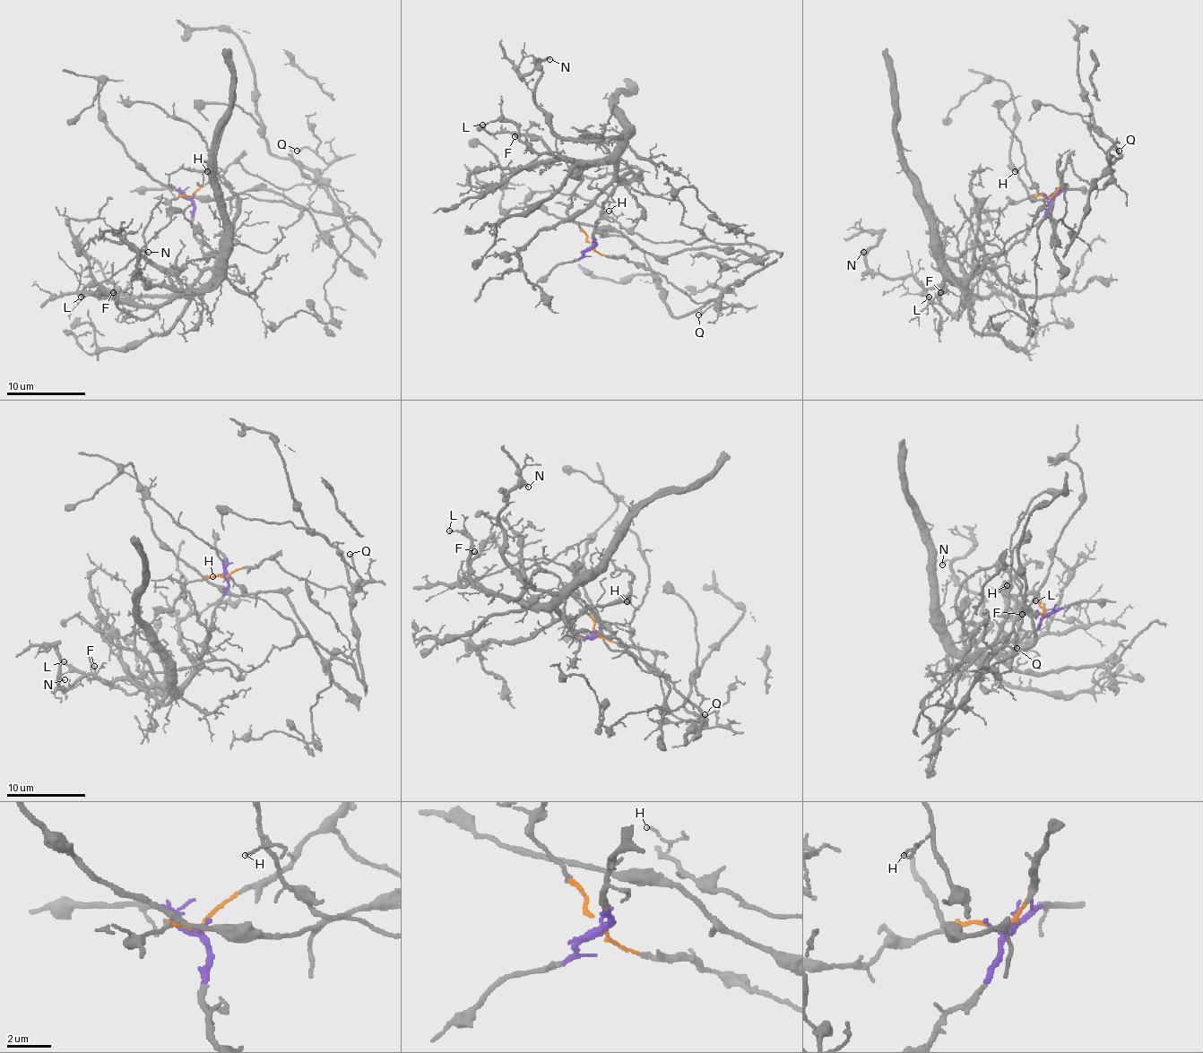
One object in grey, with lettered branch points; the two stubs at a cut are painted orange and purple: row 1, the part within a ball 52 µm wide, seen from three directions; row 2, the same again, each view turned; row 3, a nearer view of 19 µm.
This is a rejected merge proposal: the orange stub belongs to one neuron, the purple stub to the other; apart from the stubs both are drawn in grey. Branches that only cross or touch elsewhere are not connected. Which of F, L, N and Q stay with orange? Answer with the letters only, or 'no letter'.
Q

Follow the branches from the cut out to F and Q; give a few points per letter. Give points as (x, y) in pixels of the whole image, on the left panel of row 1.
F: (191, 198), (194, 236), (215, 260), (215, 278), (177, 291), (144, 319), (120, 309), (112, 291)
Q: (191, 196), (202, 186), (213, 183), (233, 163), (282, 188), (308, 185), (328, 165), (307, 147), (297, 151)

